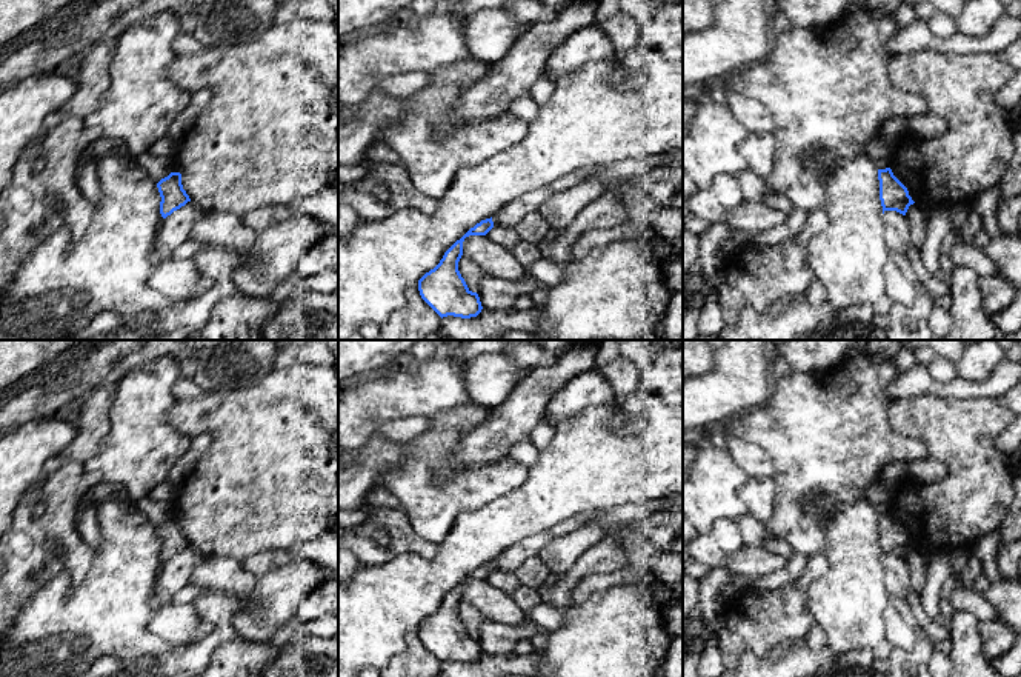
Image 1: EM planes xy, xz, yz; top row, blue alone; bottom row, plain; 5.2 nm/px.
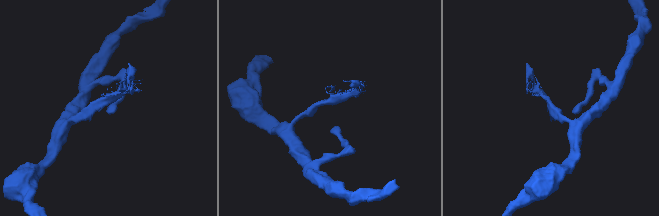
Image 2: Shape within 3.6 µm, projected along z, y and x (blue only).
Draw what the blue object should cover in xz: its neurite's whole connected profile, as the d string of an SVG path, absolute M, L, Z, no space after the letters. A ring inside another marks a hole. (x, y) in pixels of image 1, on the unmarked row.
M492 562L481 565L457 585L440 608L418 625L421 643L443 663L447 660L477 662L483 651L477 637L472 637L458 615L463 600L463 586L469 580L486 580L494 572Z

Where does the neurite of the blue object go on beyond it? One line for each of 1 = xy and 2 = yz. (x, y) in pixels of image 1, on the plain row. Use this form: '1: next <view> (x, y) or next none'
1: next none
2: next none

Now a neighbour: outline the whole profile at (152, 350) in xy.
M146 340L135 351L117 359L111 369L89 391L114 385L129 372L160 357L172 355L175 359L197 360L200 352L201 349L194 348L191 340Z

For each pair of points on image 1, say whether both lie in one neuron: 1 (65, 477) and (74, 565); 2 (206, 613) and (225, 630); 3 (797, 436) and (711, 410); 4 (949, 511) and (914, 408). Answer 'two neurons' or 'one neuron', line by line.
1: one neuron
2: one neuron
3: two neurons
4: one neuron

